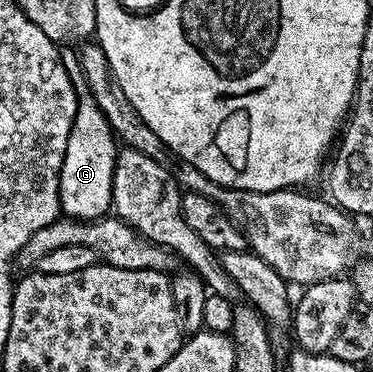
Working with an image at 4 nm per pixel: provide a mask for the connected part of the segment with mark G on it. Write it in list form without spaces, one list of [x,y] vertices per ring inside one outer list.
[[[87,92],[77,100],[77,115],[67,140],[67,152],[63,156],[63,168],[59,176],[61,189],[61,214],[88,220],[104,218],[112,207],[112,176],[115,172],[119,142],[95,100]]]

